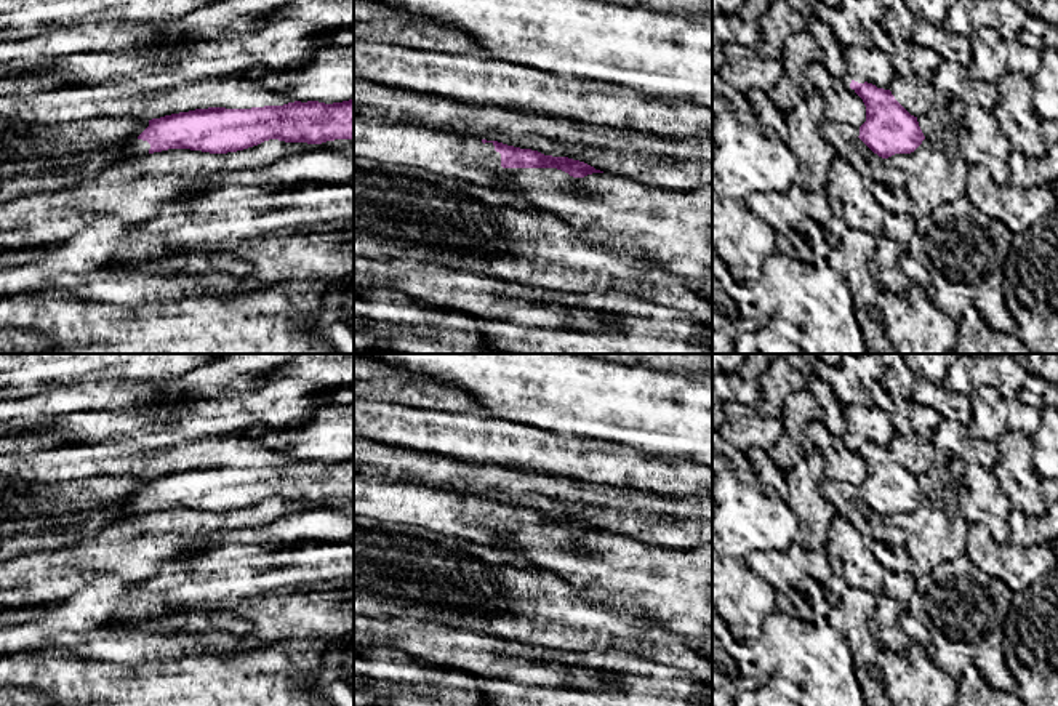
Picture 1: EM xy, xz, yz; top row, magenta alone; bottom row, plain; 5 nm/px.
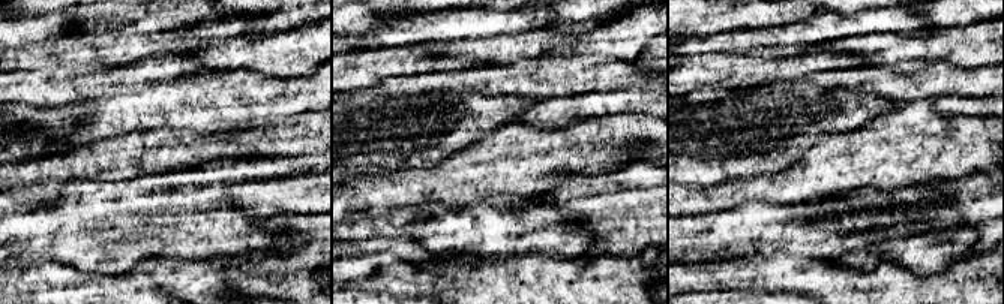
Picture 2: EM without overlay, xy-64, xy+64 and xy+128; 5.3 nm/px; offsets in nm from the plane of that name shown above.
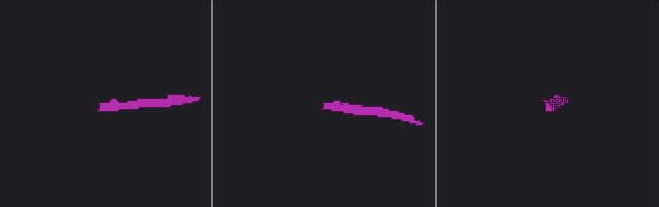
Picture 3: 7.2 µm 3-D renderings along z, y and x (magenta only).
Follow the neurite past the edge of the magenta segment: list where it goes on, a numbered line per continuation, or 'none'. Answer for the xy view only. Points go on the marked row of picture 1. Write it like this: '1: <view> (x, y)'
1: xy (133, 146)

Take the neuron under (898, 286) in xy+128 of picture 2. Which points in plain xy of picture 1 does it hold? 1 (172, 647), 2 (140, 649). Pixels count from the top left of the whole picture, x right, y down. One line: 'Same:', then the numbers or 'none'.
Same: none

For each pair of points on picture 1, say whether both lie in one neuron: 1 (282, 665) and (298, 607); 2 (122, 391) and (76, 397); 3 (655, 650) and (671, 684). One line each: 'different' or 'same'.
1: different
2: same
3: different

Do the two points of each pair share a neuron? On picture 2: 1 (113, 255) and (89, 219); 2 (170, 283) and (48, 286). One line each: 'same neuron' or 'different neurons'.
1: same neuron
2: same neuron

